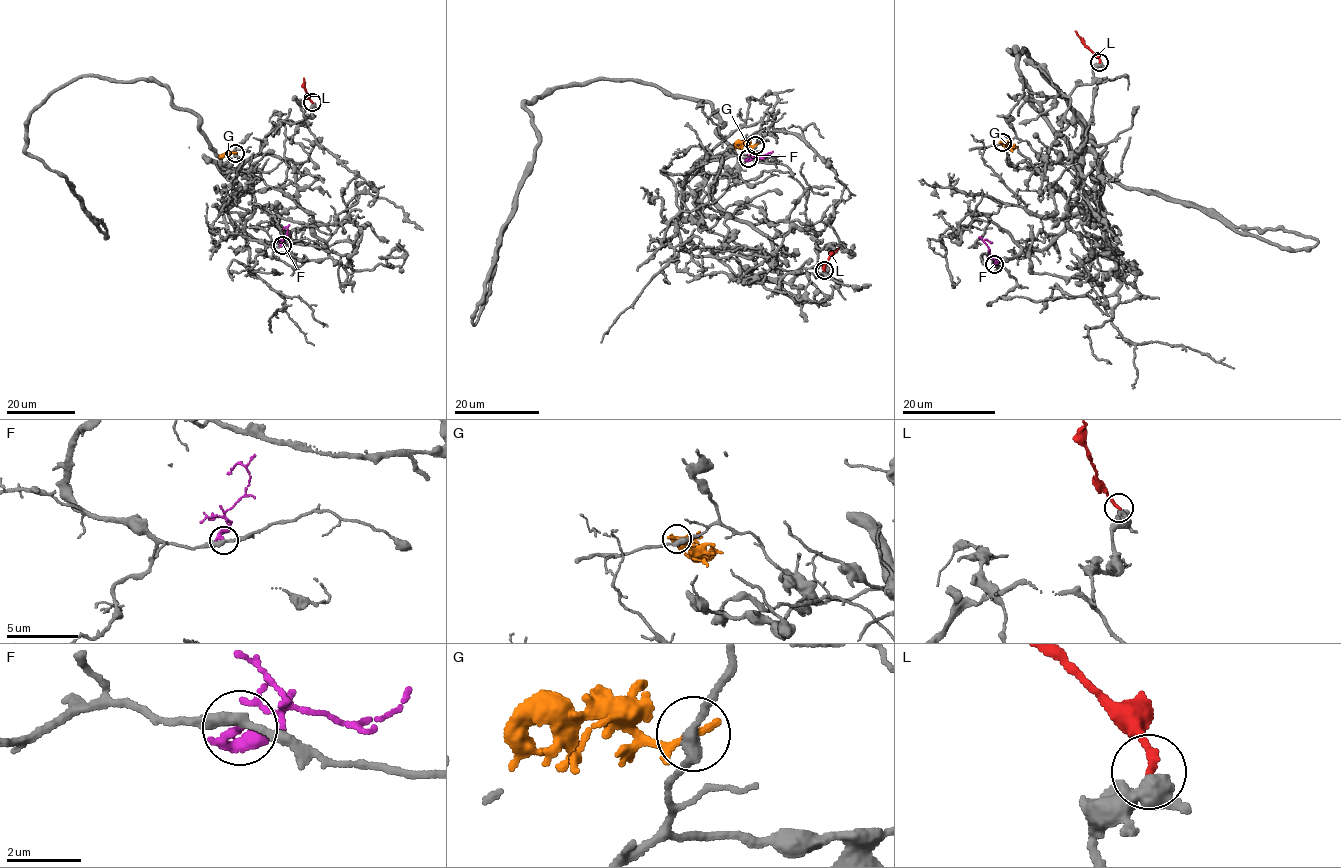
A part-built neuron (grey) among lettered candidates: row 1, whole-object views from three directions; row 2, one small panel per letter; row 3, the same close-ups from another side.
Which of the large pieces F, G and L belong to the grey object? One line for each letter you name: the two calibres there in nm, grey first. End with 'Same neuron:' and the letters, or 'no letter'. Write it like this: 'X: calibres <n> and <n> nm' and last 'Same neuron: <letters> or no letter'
L: calibres 440 and 220 nm
Same neuron: L

